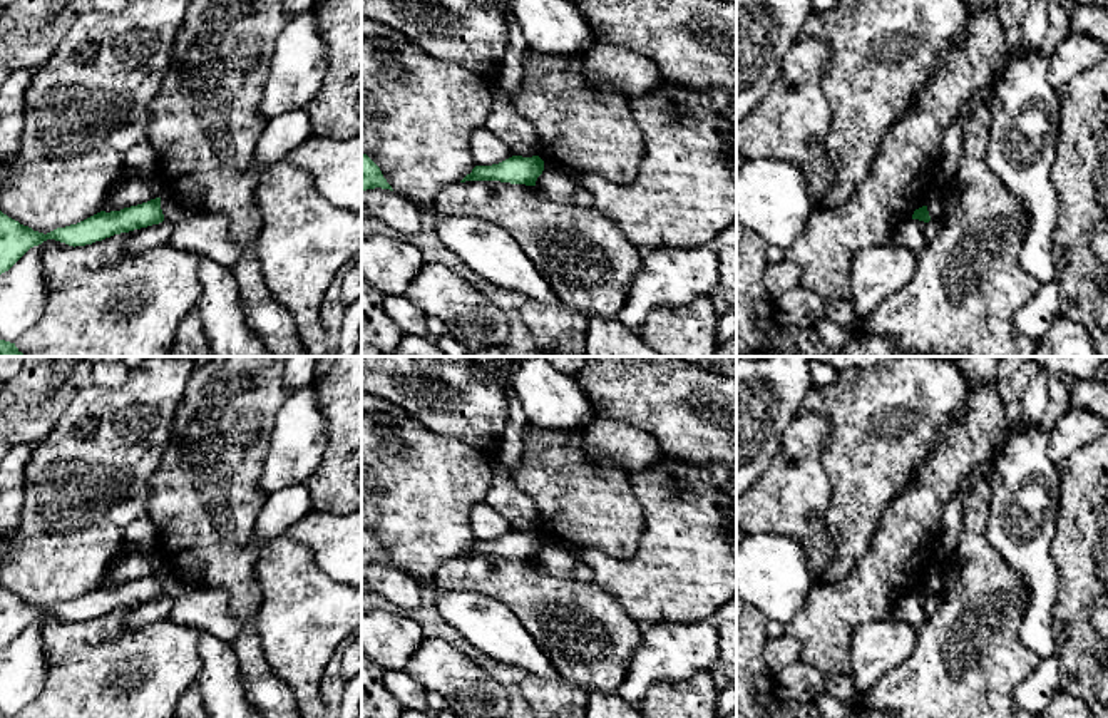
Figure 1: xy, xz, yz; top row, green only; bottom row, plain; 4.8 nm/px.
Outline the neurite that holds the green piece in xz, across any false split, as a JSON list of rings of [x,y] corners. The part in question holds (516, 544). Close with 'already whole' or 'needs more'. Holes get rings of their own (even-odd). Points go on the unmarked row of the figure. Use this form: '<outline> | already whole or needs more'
[[[512,531],[499,539],[475,541],[460,557],[465,556],[500,556],[510,559],[536,561],[544,546],[544,536],[539,531]]] | already whole

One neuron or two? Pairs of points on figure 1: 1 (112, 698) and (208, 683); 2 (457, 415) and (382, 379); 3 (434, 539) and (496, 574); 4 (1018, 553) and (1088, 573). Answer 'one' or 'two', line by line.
1: two
2: one
3: two
4: two

